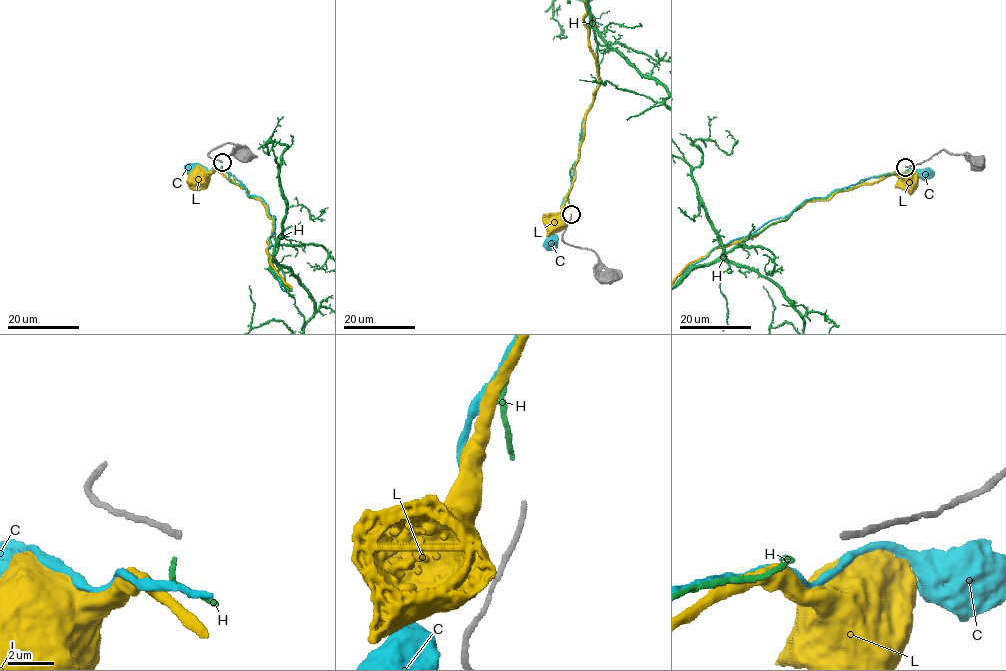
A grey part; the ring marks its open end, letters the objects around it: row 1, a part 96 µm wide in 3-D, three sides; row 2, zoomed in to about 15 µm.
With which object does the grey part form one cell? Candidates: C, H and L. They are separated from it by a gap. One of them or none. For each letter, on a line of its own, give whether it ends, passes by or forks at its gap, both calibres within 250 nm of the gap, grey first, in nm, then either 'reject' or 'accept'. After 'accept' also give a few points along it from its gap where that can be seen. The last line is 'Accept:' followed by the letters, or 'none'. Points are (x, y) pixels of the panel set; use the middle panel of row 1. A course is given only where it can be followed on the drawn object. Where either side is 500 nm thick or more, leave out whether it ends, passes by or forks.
C: it passes by; calibres 260 and 220 nm; reject
H: it ends; calibres 260 and 200 nm; accept
L: calibres 260 and 800 nm; reject
Accept: H

